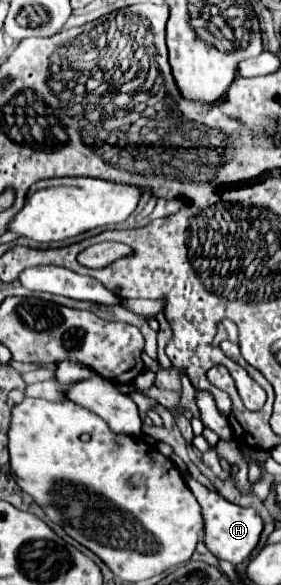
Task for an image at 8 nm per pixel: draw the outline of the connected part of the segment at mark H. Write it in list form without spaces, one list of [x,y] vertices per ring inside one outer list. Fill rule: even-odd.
[[[189,479],[187,485],[191,487],[193,495],[197,497],[199,505],[203,509],[203,519],[205,519],[205,535],[203,535],[203,541],[205,541],[207,549],[217,559],[225,559],[231,565],[239,565],[239,563],[247,561],[249,555],[253,553],[253,549],[257,547],[259,539],[261,539],[263,519],[259,517],[259,513],[255,509],[245,509],[245,507],[239,507],[239,505],[229,503],[219,493],[209,491],[201,483],[197,483],[195,479]]]

